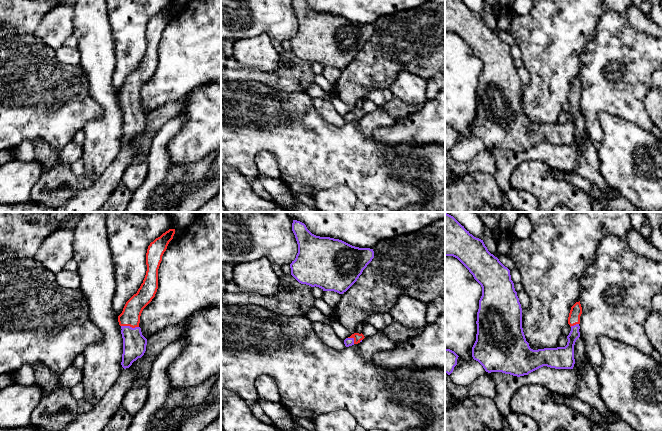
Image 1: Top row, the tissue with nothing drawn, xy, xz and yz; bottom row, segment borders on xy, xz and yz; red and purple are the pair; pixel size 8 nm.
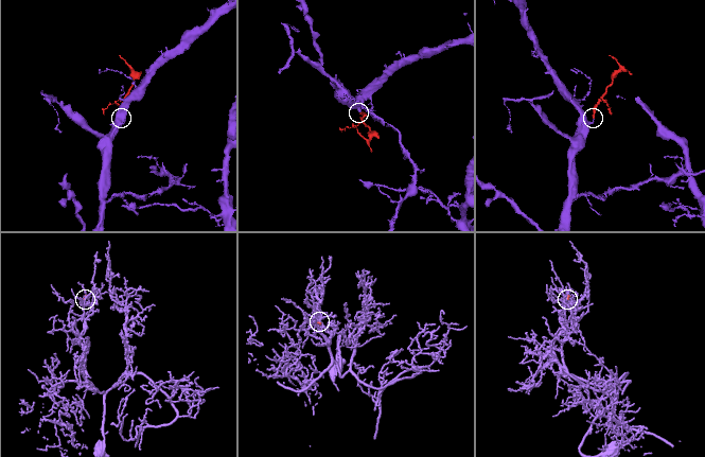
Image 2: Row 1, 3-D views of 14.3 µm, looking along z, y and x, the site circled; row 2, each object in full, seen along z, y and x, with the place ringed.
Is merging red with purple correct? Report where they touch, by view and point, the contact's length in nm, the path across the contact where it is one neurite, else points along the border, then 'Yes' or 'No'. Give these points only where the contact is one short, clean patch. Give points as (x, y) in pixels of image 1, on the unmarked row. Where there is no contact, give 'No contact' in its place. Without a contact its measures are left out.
Touches red at xy (130, 102). Shared border 140 nm. Path across: xy (130, 92), (130, 102), (134, 119). Yes

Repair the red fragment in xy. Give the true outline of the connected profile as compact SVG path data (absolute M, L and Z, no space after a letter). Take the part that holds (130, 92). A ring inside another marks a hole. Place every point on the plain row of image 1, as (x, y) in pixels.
M169 5L150 19L146 29L147 47L143 59L137 69L126 78L122 89L118 92L123 114L121 141L124 145L129 144L146 127L147 115L139 103L140 92L143 85L155 73L158 65L158 45L174 10L175 5Z

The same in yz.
M445 0L445 32L457 34L482 63L472 133L483 142L486 148L502 148L520 153L543 142L555 145L573 145L575 140L574 121L580 113L579 100L582 90L580 77L571 83L569 89L568 100L571 107L567 112L567 121L533 126L523 108L522 84L511 56L510 46L488 27L483 16L474 13L461 0Z

